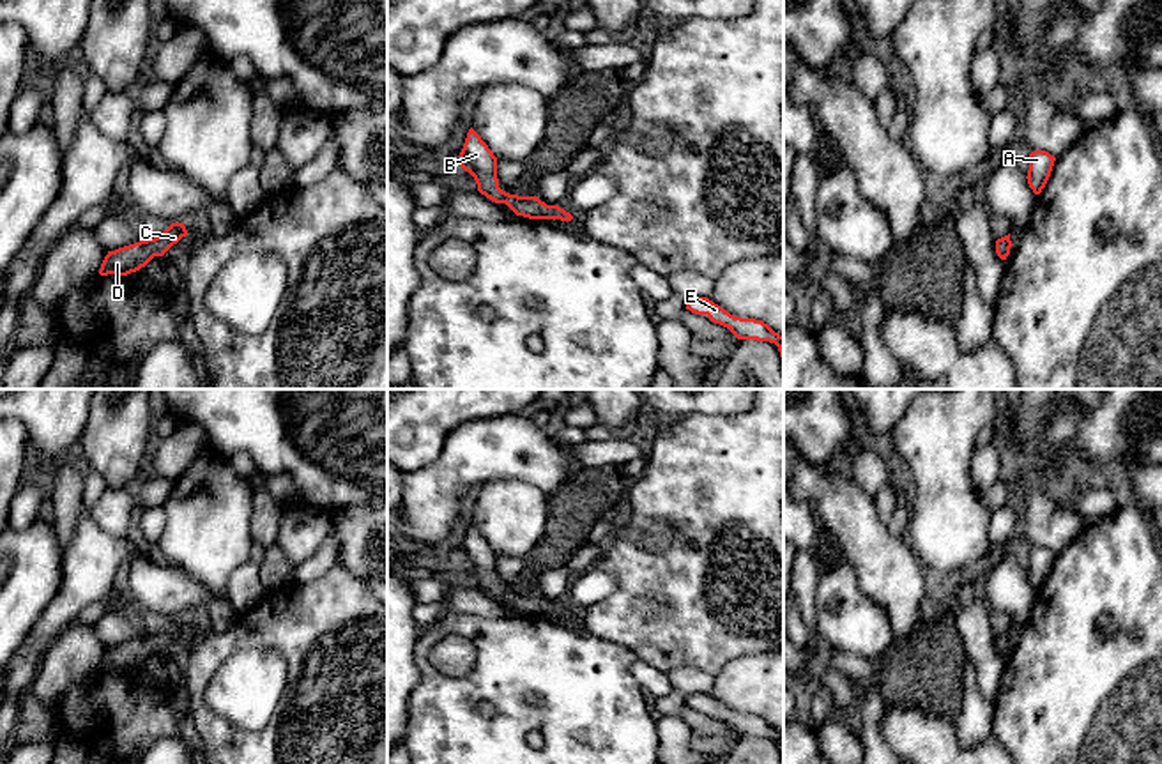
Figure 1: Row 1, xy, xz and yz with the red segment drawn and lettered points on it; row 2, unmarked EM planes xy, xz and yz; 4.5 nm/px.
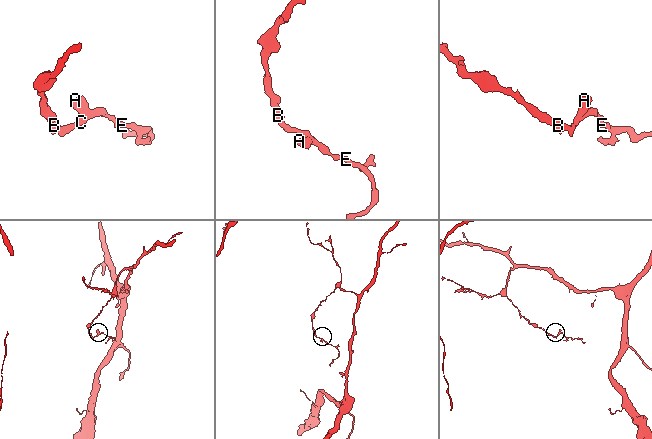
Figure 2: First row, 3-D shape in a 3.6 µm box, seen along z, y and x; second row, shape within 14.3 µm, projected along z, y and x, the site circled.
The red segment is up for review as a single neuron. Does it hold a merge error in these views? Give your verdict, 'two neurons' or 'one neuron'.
one neuron

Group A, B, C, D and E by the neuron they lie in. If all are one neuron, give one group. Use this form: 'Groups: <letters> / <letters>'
Groups: A B C D E

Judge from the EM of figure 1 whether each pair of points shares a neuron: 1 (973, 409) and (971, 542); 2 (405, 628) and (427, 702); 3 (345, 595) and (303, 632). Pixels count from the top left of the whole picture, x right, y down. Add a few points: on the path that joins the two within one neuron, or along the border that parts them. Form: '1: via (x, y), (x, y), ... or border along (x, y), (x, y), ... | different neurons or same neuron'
1: via (954, 443), (954, 508) | same neuron
2: border along (420, 637), (420, 683), (409, 695), (409, 720) | different neurons
3: via (335, 605), (313, 626) | same neuron

